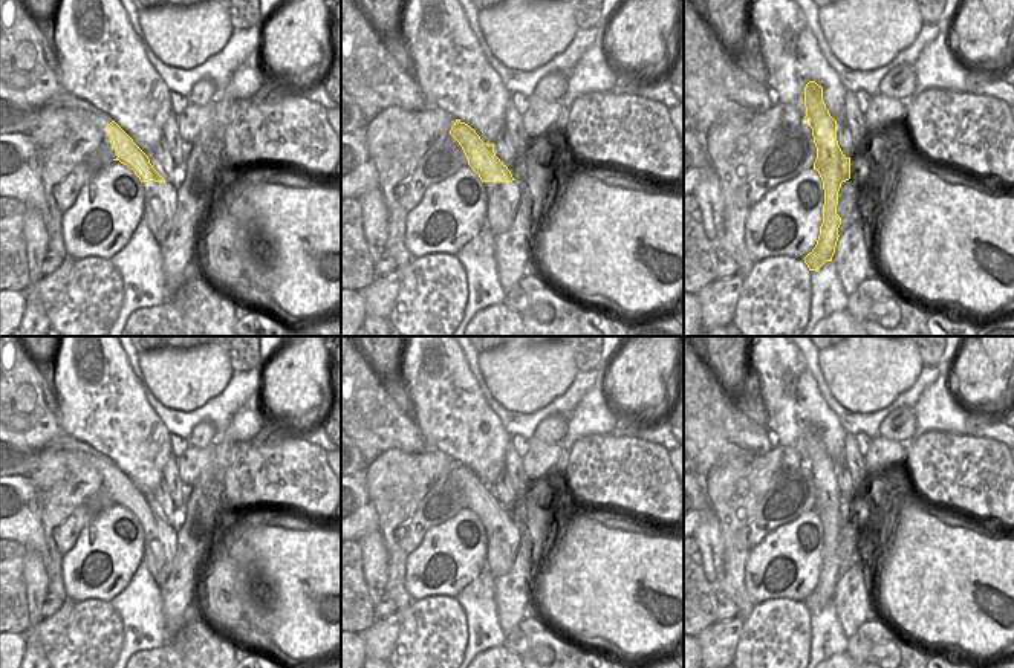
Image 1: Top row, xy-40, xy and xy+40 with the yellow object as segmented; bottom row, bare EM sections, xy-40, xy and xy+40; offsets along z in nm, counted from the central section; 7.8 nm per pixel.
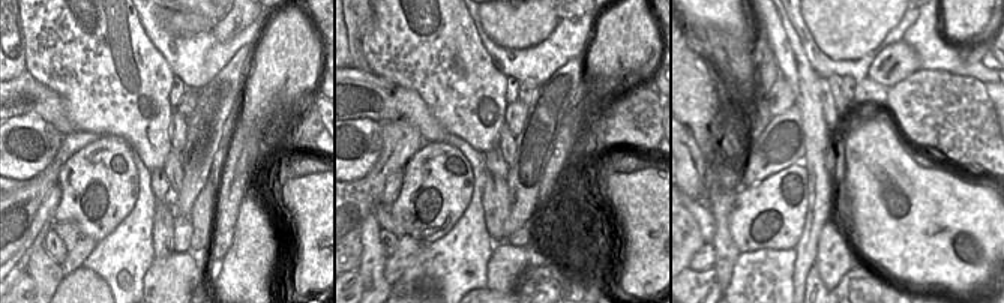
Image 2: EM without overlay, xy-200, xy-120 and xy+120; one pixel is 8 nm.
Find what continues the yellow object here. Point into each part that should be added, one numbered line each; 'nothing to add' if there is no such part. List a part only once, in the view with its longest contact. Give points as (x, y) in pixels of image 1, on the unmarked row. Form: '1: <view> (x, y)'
nothing to add

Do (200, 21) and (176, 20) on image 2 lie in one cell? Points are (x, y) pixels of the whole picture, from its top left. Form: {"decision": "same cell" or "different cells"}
{"decision": "same cell"}

